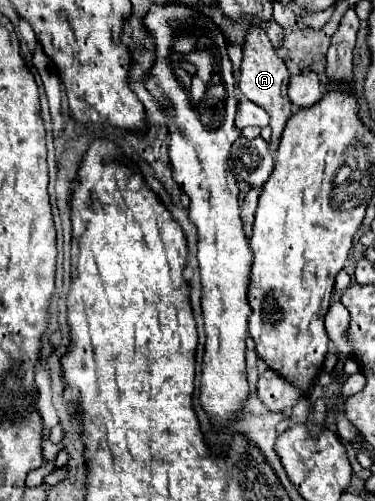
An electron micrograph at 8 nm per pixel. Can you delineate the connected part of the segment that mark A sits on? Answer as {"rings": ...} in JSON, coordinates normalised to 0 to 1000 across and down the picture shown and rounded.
{"rings":[[[675,56],[648,88],[648,124],[643,124],[643,160],[637,160],[637,180],[653,188],[653,196],[664,196],[669,204],[680,204],[685,212],[707,216],[723,232],[723,283],[717,295],[733,299],[744,291],[744,275],[749,263],[771,240],[771,232],[781,228],[781,204],[765,192],[765,172],[771,172],[771,140],[755,128],[749,116],[739,116],[733,96],[723,88],[723,80],[712,76],[712,68],[696,56]]]}

